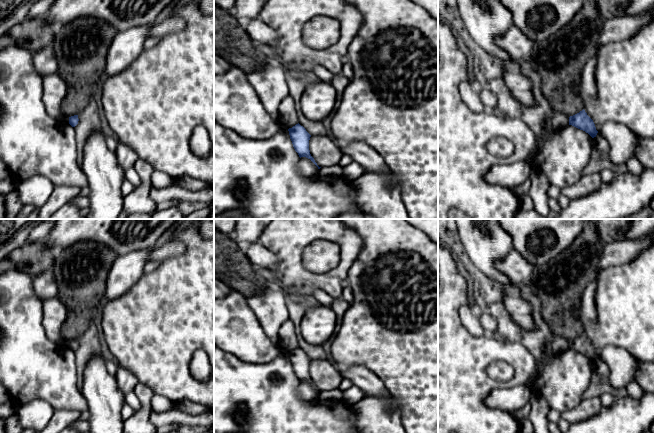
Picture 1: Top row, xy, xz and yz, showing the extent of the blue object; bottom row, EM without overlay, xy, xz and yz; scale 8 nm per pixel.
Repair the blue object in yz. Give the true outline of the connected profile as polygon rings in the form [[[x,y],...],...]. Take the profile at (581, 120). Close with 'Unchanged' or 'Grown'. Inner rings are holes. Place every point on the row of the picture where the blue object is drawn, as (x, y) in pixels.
[[[584,109],[579,113],[569,117],[569,125],[585,131],[592,138],[596,137],[598,133],[593,120],[587,115]]]. Unchanged

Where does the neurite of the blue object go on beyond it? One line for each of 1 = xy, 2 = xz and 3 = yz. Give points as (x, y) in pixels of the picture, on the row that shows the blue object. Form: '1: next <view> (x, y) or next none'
1: next none
2: next none
3: next none

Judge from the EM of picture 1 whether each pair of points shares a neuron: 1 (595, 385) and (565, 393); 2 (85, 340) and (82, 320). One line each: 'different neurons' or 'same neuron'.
1: different neurons
2: different neurons

